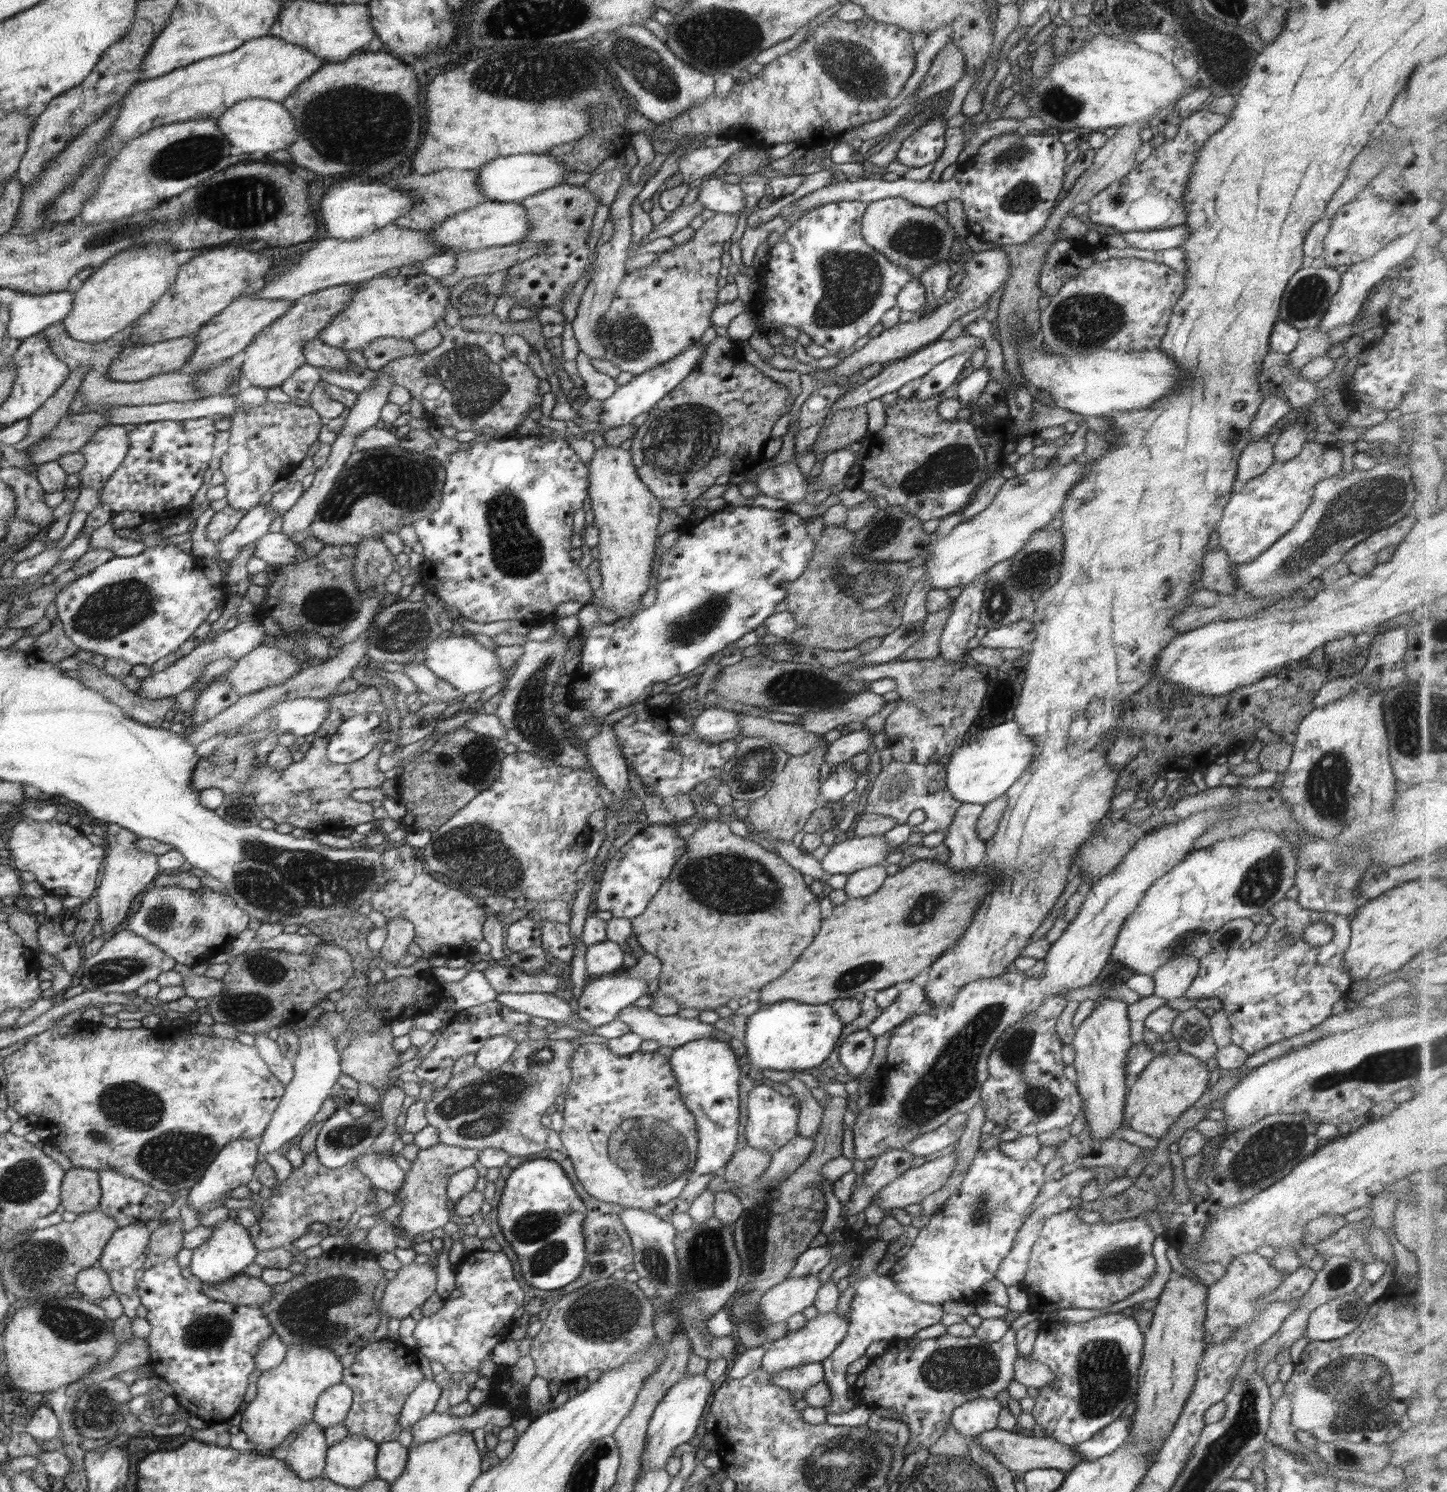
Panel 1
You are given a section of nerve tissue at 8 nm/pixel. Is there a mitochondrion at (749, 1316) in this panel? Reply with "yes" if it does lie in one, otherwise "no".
yes

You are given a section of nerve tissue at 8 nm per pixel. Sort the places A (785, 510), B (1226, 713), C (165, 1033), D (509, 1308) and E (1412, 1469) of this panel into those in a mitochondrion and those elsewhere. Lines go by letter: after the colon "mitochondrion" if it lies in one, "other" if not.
A: other
B: other
C: other
D: other
E: other

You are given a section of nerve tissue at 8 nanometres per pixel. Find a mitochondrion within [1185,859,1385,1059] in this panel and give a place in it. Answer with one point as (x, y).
(1228, 937)

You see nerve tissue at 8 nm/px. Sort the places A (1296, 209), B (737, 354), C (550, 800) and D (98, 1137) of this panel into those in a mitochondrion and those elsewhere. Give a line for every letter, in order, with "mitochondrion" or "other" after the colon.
A: other
B: other
C: other
D: mitochondrion

